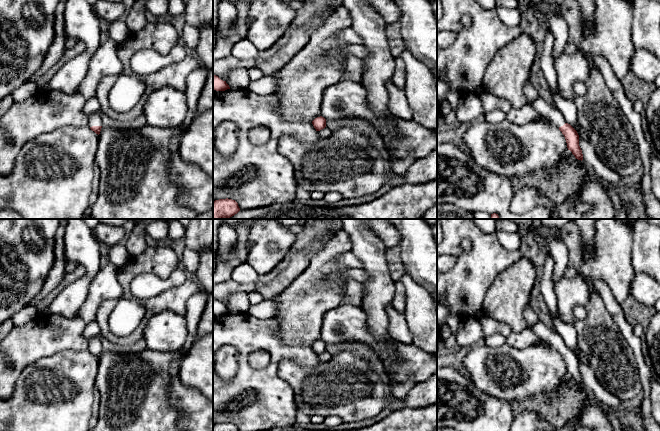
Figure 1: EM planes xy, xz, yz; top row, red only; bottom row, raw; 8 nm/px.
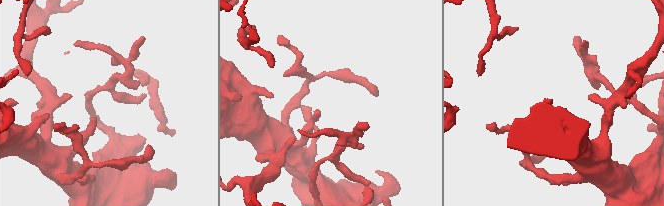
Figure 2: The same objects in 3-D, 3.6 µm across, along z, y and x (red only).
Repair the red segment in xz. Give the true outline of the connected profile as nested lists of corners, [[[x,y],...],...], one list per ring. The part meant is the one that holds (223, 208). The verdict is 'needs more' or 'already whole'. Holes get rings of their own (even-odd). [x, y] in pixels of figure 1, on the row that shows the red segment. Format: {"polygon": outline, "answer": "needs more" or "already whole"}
{"polygon": [[[219,199],[213,201],[213,219],[230,218],[240,211],[238,203],[232,199]]], "answer": "already whole"}

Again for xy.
{"polygon": [[[91,114],[88,116],[88,126],[96,134],[100,134],[102,128],[102,120],[99,114]]], "answer": "needs more"}

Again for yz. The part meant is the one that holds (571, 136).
{"polygon": [[[538,97],[531,103],[531,106],[540,114],[542,119],[558,127],[565,137],[567,148],[578,160],[583,160],[582,150],[579,146],[579,135],[577,131],[566,122],[561,112],[546,100]]], "answer": "needs more"}

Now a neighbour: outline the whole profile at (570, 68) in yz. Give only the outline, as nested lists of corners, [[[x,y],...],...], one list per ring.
[[[579,50],[574,54],[567,54],[563,51],[554,59],[554,67],[559,83],[559,94],[567,100],[573,101],[575,82],[587,80],[592,62]]]

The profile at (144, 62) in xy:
[[[179,41],[167,56],[162,56],[152,49],[143,49],[135,53],[130,60],[134,74],[142,77],[161,68],[182,61],[189,55],[189,50]]]

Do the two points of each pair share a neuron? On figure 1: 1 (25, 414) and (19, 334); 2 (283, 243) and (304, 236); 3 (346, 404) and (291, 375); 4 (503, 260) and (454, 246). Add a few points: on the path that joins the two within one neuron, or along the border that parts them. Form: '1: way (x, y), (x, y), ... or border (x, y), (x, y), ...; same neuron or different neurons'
1: border (42, 357), (30, 363), (21, 372), (12, 391); different neurons
2: border (296, 234), (294, 243), (282, 259); different neurons
3: way (332, 390), (316, 390), (305, 382); same neuron
4: way (491, 260), (467, 260), (465, 258); same neuron

